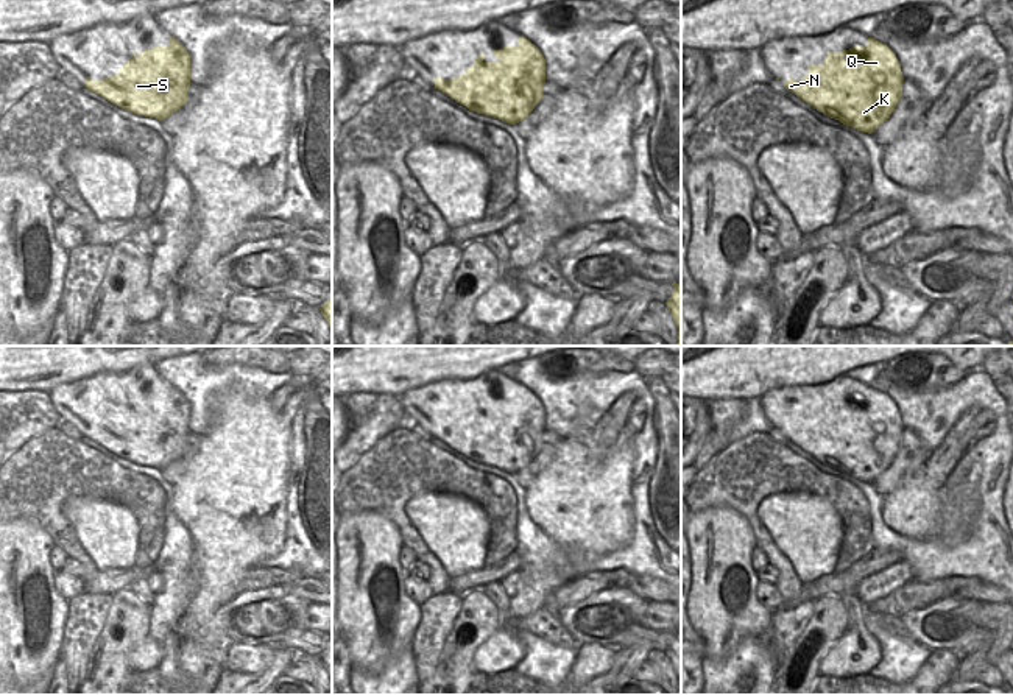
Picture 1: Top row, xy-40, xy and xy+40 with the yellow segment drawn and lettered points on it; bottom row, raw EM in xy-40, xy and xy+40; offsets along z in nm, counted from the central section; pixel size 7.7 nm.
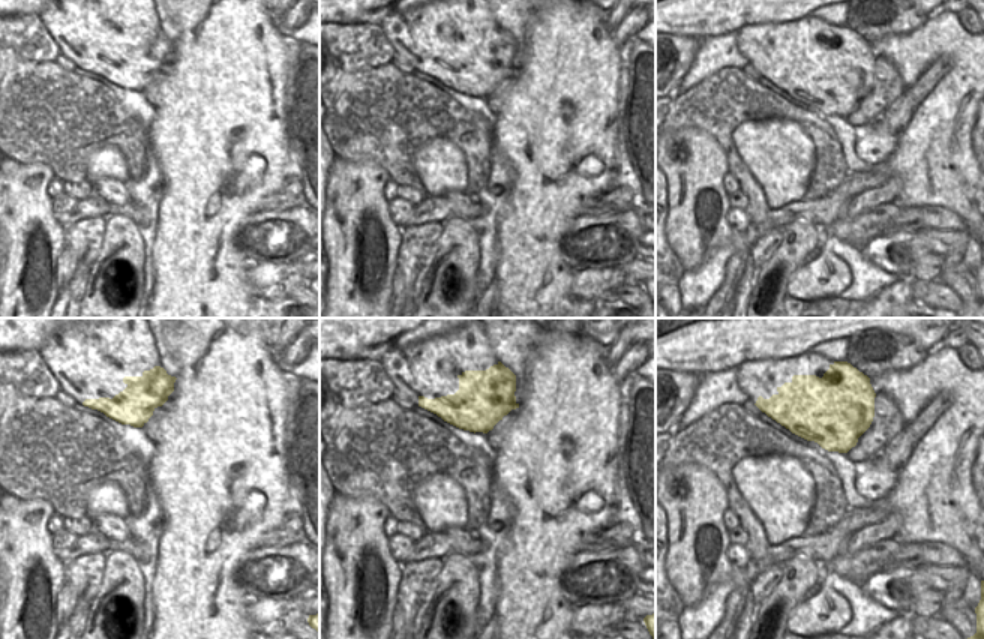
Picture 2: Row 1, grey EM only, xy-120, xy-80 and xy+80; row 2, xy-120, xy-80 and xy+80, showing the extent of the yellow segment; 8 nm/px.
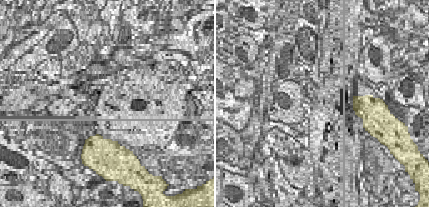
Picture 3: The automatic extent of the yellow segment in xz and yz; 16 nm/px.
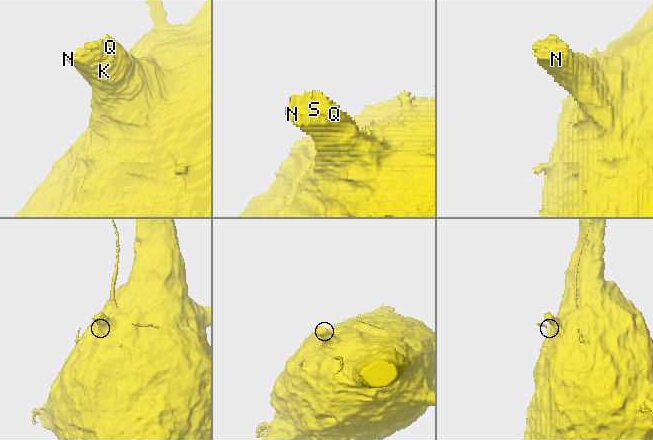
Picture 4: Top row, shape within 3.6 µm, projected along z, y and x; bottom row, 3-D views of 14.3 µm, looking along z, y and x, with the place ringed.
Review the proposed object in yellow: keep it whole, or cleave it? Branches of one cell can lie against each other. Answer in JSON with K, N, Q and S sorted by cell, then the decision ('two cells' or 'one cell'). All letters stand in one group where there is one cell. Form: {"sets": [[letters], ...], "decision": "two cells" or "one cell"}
{"sets": [["K"], ["N", "Q", "S"]], "decision": "two cells"}

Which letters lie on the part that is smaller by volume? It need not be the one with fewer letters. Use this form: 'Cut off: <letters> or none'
Cut off: N, Q, S

